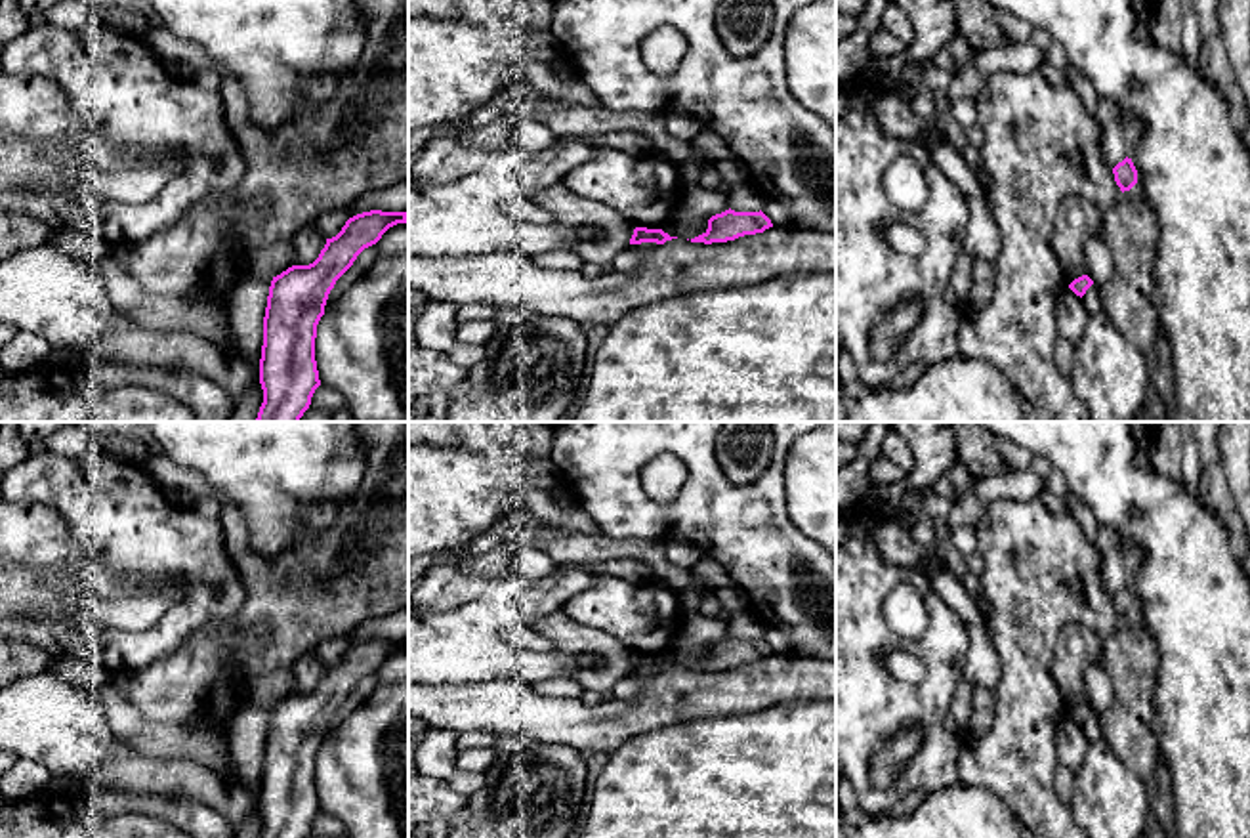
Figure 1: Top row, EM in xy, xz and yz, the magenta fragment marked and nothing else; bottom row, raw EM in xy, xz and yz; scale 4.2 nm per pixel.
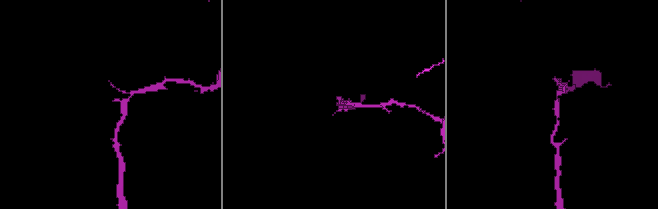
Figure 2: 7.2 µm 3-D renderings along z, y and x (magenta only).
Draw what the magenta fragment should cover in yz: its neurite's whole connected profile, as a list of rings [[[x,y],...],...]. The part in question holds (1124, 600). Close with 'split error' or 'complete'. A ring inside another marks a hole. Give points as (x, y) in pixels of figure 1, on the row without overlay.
[[[1128,584],[1113,596],[1113,601],[1122,620],[1130,618],[1137,611],[1137,597]]]; complete

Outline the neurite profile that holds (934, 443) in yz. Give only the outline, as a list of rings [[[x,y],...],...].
[[[889,422],[914,454],[908,473],[912,489],[926,489],[943,477],[956,462],[956,429],[950,422]]]

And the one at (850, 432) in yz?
[[[836,422],[836,439],[861,445],[872,422]]]

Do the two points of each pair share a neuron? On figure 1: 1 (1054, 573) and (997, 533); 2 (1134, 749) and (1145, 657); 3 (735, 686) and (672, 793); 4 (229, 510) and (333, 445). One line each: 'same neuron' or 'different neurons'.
1: same neuron
2: same neuron
3: different neurons
4: different neurons

